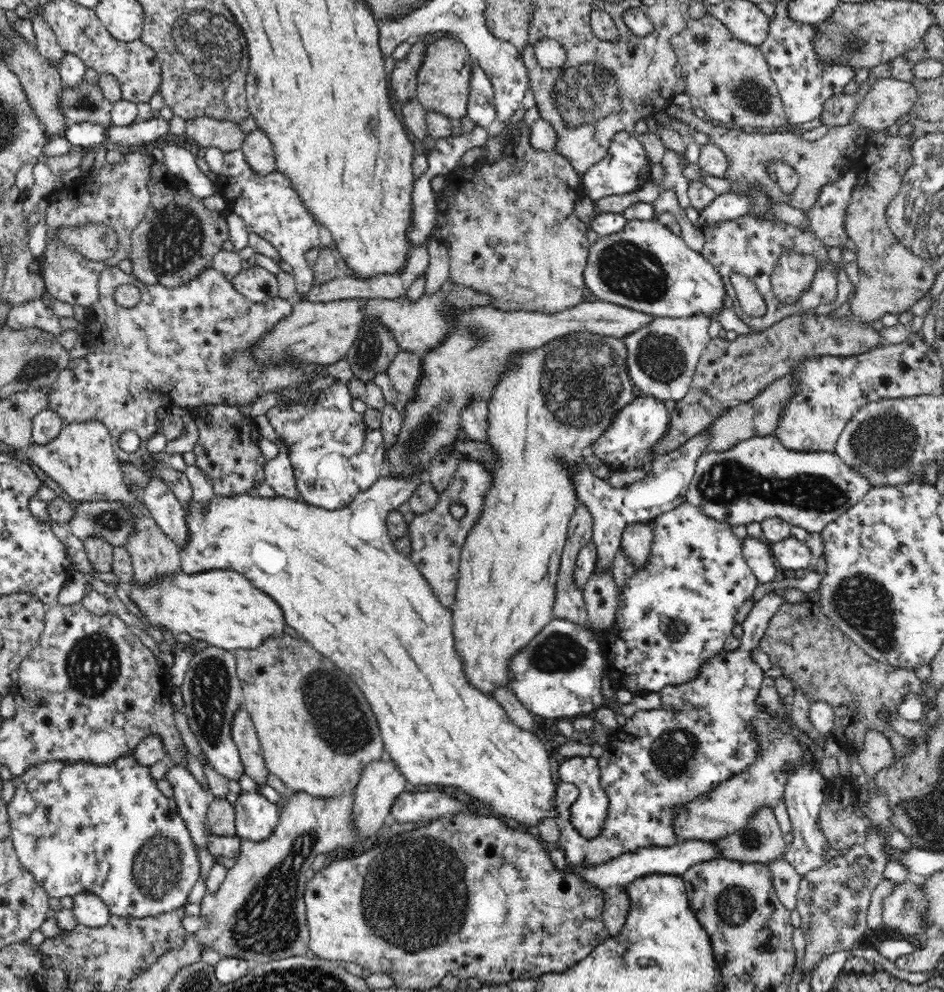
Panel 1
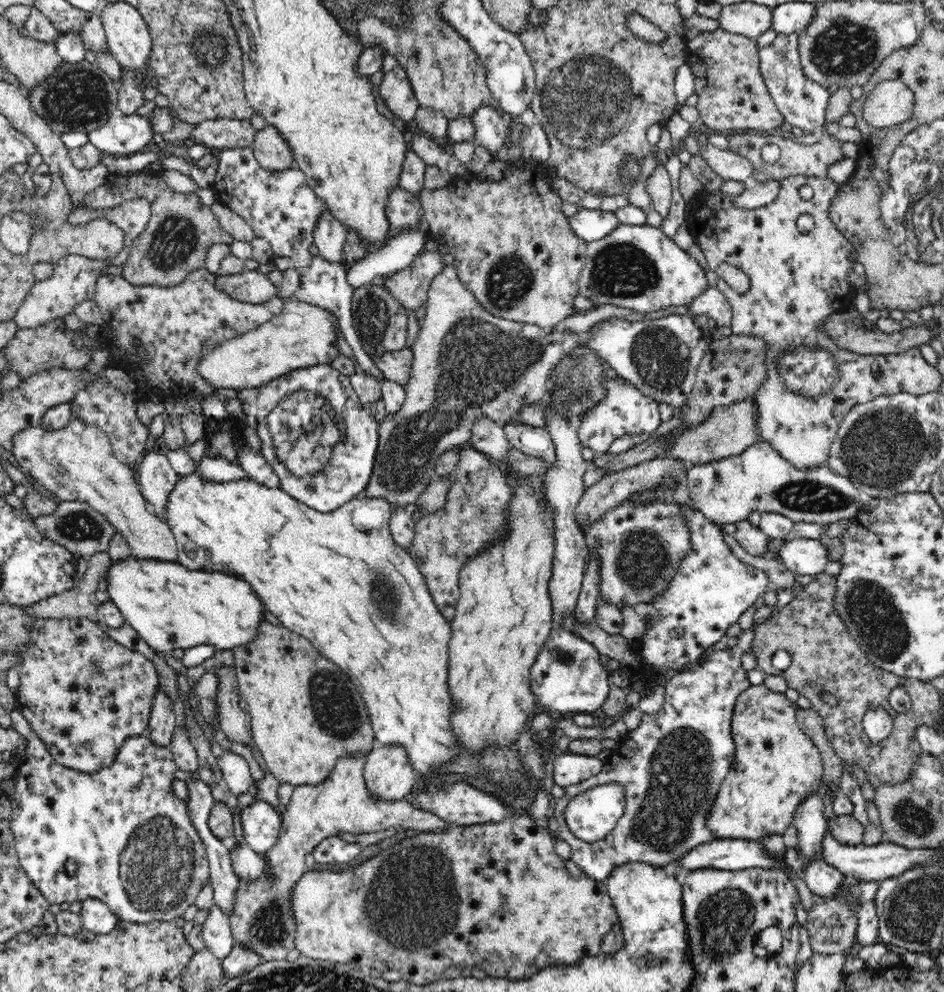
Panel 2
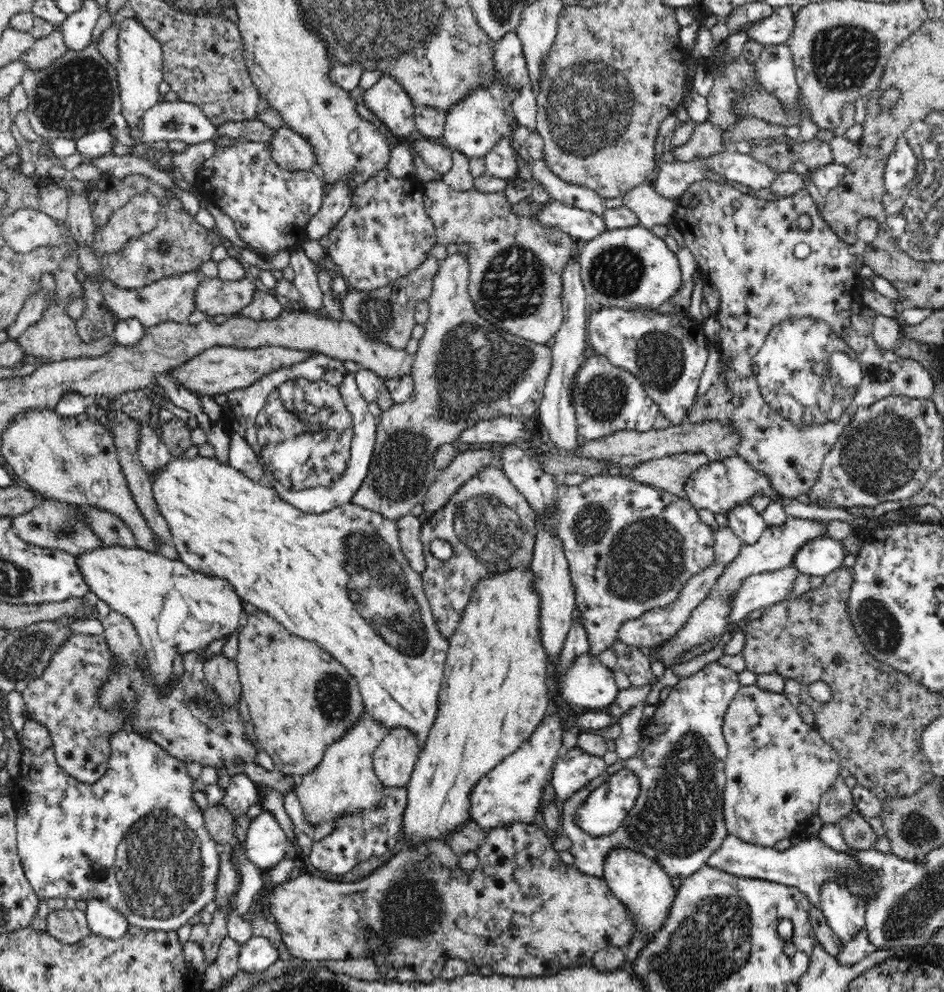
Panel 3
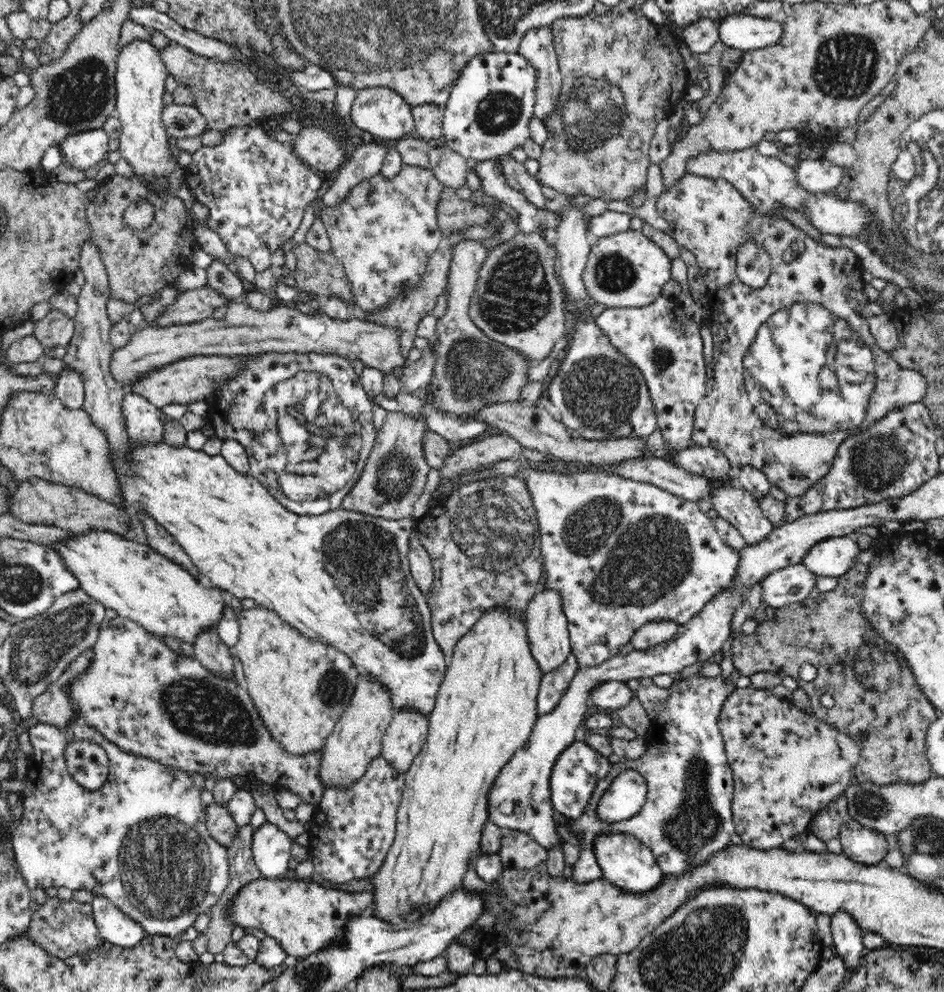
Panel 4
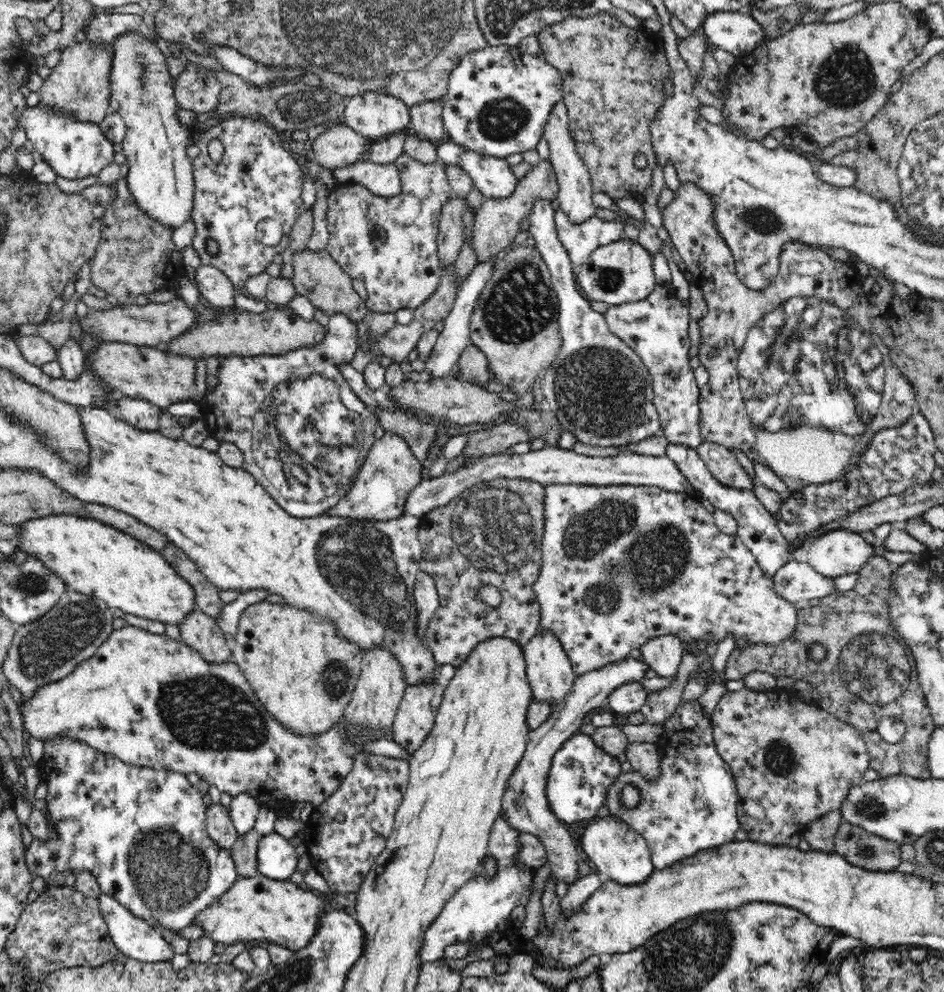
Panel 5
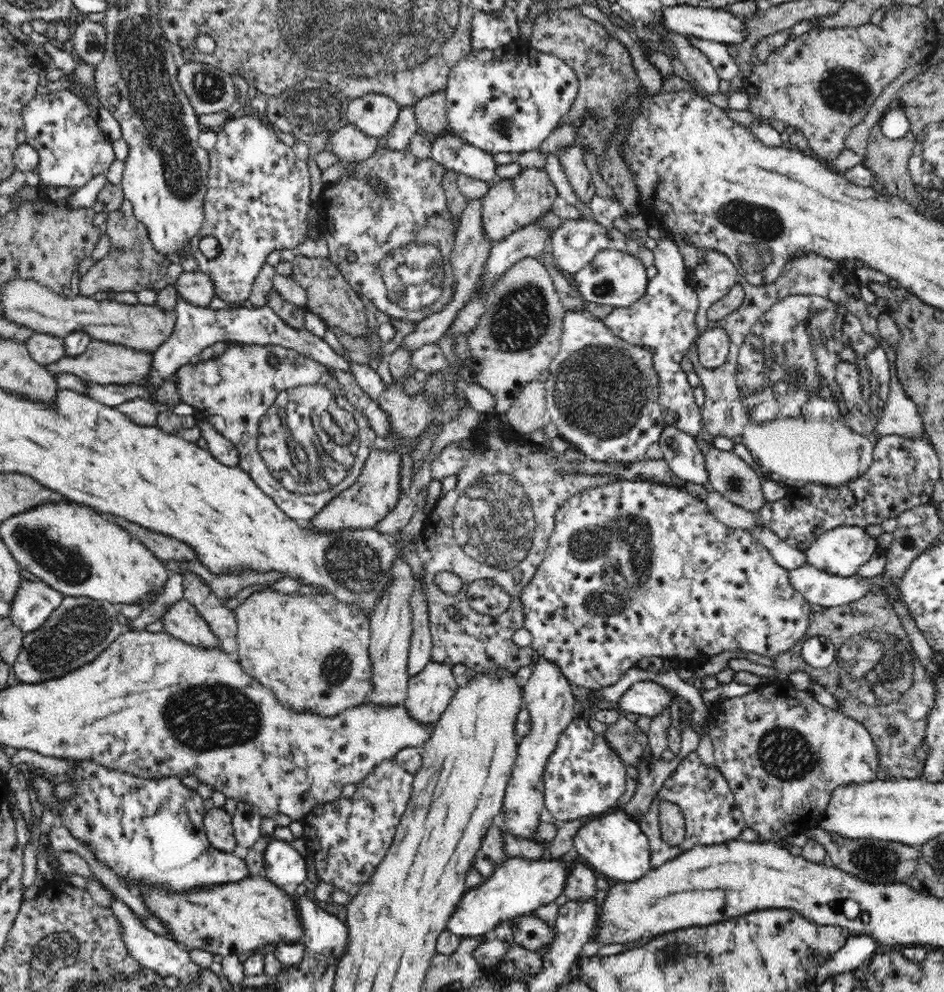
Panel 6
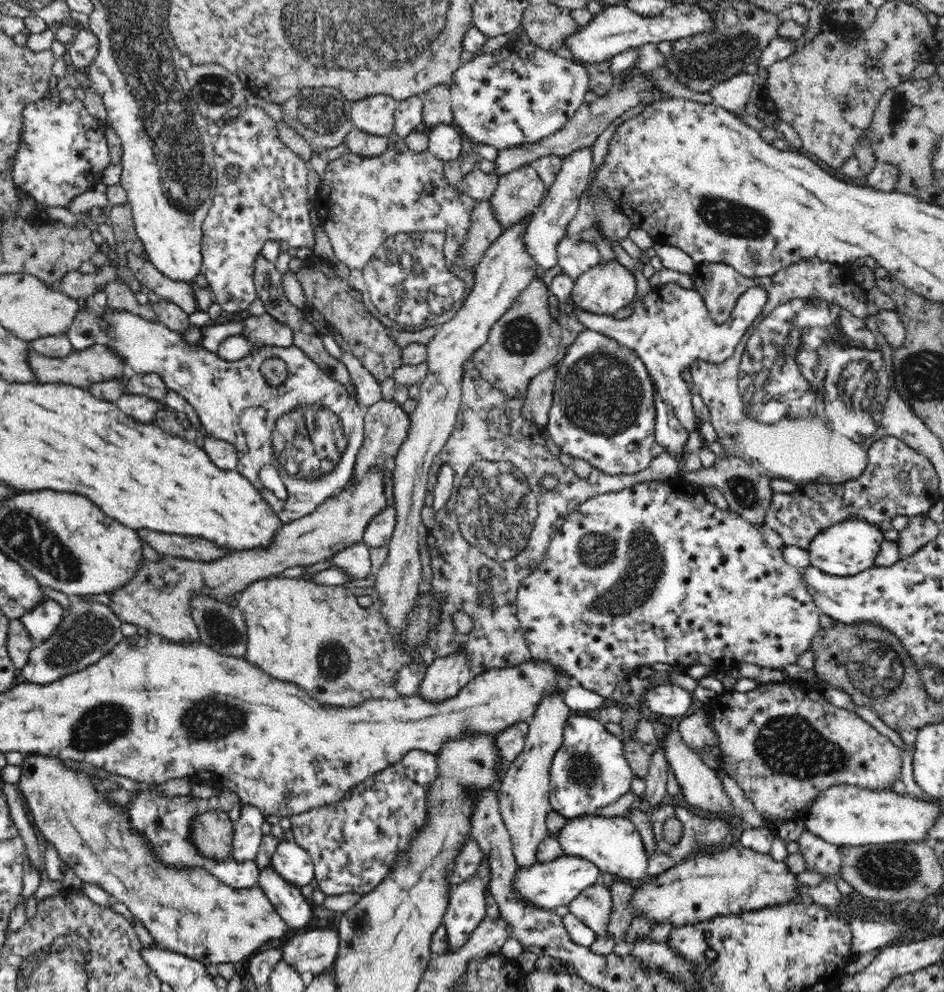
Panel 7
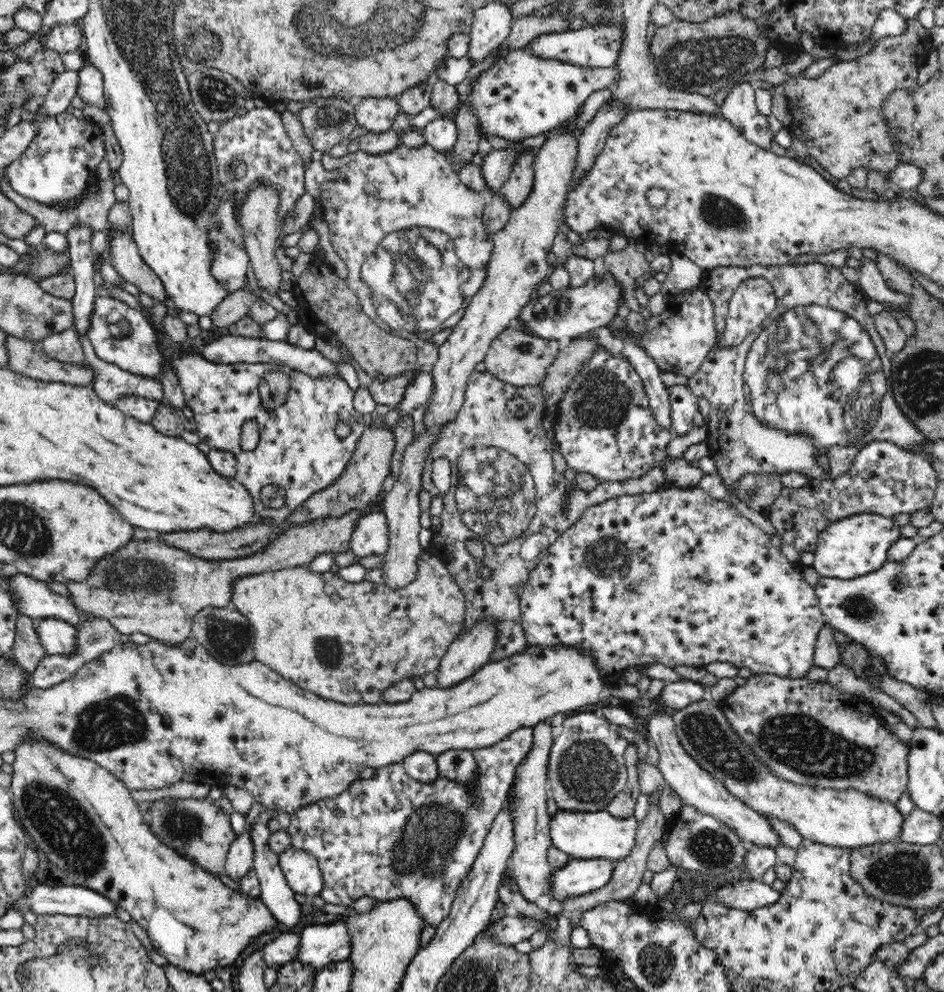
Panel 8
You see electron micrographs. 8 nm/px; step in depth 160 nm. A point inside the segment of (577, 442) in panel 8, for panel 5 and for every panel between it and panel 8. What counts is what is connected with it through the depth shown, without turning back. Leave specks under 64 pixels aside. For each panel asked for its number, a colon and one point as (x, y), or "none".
5: (600, 390)
6: (602, 393)
7: (603, 411)

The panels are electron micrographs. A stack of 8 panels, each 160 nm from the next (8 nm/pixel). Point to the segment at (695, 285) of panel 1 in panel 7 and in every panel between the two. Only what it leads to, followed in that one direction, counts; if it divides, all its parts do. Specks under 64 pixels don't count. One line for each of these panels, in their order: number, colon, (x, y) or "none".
2: (638, 267)
3: (630, 268)
4: (626, 269)
5: (620, 272)
6: (613, 278)
7: (607, 287)

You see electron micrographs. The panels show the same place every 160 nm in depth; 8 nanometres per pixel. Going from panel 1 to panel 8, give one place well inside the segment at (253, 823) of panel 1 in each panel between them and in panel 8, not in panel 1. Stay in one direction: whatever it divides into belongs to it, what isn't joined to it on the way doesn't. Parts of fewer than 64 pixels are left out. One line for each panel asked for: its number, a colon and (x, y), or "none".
2: (261, 823)
3: (265, 845)
4: (271, 847)
5: (276, 858)
6: (284, 866)
7: (291, 861)
8: (301, 869)

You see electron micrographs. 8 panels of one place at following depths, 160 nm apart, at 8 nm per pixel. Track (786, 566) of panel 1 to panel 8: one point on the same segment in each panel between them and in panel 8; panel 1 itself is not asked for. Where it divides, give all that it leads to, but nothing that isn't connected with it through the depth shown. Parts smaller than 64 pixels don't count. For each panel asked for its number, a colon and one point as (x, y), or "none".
2: (801, 555)
3: (821, 556)
4: (834, 556)
5: (835, 553)
6: (842, 551)
7: (849, 547)
8: (858, 544)

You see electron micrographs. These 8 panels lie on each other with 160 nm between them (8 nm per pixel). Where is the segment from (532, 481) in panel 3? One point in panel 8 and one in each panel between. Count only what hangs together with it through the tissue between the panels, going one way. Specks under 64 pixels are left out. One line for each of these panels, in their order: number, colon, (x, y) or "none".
4: (620, 553)
5: (621, 565)
6: (635, 569)
7: (694, 584)
8: (675, 576)

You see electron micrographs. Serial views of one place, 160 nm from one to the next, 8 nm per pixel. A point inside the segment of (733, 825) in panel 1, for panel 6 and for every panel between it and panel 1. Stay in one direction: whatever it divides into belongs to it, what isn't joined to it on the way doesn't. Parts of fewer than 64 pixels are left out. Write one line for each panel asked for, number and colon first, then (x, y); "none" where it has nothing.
2: (776, 766)
3: (778, 766)
4: (787, 765)
5: (792, 761)
6: (782, 753)

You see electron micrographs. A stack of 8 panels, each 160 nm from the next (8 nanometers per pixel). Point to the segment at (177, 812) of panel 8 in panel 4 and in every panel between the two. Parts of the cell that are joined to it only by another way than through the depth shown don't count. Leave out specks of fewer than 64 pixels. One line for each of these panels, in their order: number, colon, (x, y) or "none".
4: (222, 828)
5: (219, 825)
6: (218, 824)
7: (212, 831)

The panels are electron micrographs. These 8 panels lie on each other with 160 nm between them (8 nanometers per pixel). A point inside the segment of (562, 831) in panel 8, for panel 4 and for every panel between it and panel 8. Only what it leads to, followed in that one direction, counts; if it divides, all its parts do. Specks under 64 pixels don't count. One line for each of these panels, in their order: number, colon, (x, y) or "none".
4: (627, 862)
5: (620, 853)
6: (614, 845)
7: (614, 845)

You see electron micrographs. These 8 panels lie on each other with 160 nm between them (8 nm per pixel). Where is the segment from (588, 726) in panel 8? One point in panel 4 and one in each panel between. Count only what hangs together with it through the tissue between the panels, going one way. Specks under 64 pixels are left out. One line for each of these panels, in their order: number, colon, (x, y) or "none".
4: (578, 769)
5: (581, 773)
6: (584, 775)
7: (589, 770)

